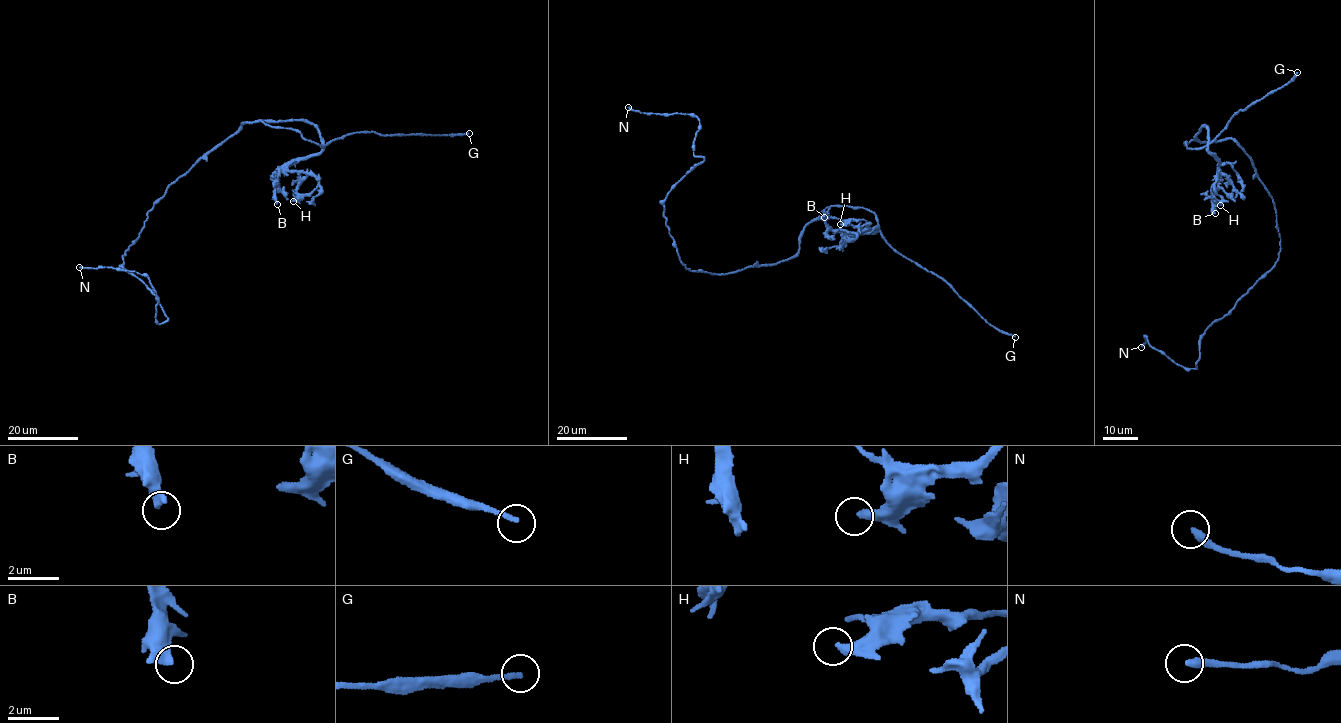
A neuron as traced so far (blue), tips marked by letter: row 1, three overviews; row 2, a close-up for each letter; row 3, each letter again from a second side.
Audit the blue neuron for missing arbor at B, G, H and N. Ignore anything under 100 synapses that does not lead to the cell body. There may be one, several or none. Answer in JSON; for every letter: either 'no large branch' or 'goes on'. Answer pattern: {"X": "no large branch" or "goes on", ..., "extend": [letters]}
{"B": "no large branch", "G": "goes on", "H": "no large branch", "N": "no large branch", "extend": ["G"]}

